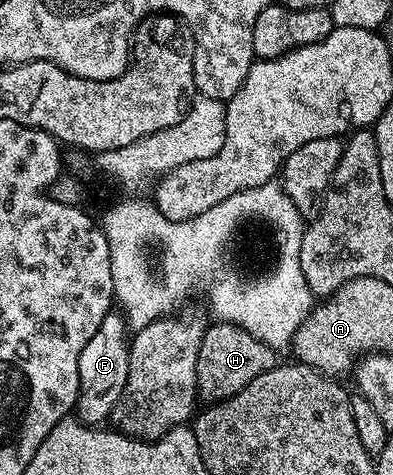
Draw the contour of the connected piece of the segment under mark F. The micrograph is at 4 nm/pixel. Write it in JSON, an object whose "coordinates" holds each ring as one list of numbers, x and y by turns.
{"coordinates":[[110,313,103,317,103,325,95,329,95,337,83,345,83,353,79,353,79,393,77,394,76,418,86,425,101,425,104,419,112,416,119,397,123,397,123,389,127,385,129,372,129,345,131,331,120,313]]}

